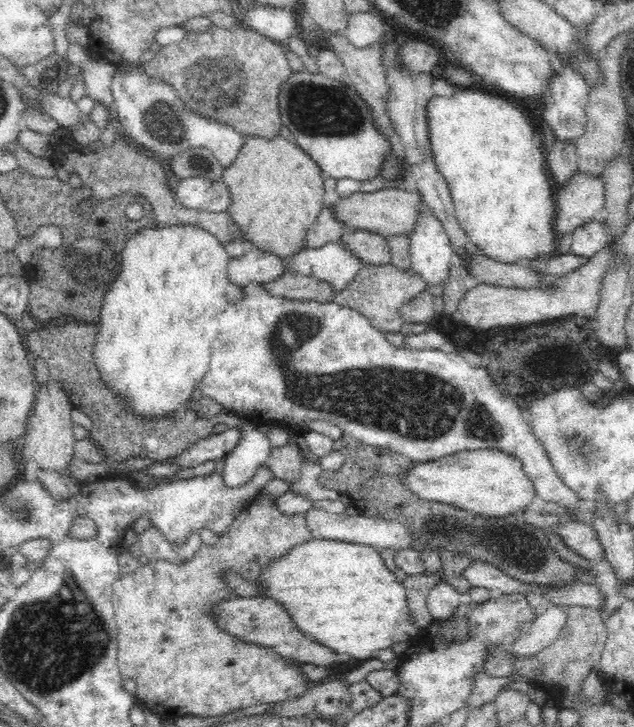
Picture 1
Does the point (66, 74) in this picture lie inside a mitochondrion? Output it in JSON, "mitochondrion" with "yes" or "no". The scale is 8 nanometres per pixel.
{"mitochondrion":"no"}

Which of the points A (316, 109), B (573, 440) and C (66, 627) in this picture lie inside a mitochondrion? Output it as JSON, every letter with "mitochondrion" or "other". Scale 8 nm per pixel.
{"A":"mitochondrion","B":"mitochondrion","C":"mitochondrion"}

